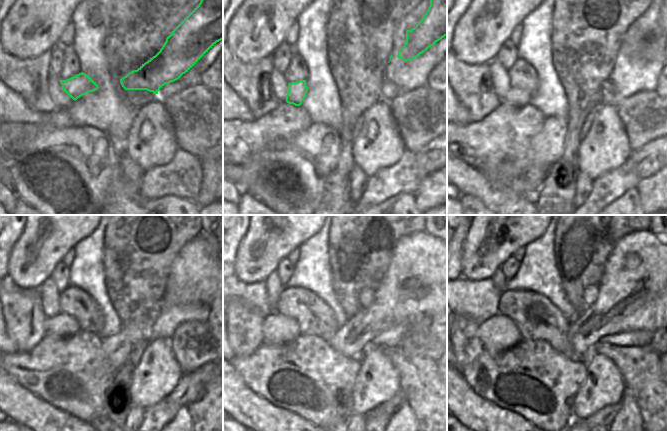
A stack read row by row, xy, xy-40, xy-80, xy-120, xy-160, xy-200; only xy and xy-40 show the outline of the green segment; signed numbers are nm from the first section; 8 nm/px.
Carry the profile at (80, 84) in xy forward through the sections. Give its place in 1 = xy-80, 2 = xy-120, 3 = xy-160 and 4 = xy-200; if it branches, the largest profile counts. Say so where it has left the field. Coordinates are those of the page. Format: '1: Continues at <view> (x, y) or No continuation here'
1: Continues at xy-80 (516, 96)
2: Continues at xy-120 (63, 325)
3: Continues at xy-160 (277, 329)
4: Continues at xy-200 (499, 333).

